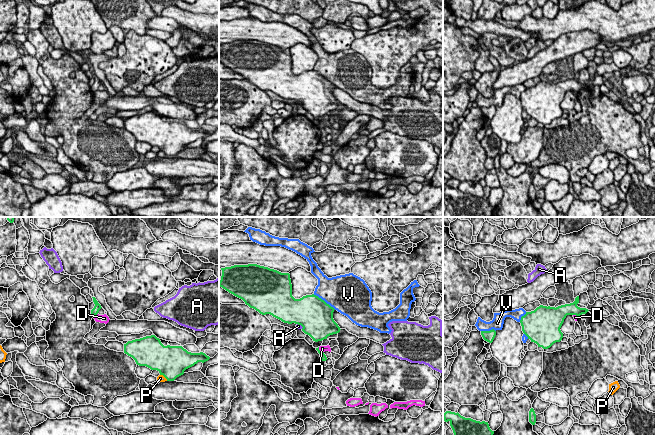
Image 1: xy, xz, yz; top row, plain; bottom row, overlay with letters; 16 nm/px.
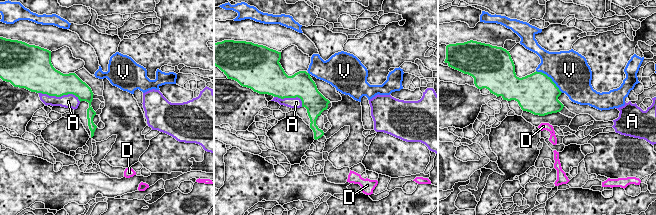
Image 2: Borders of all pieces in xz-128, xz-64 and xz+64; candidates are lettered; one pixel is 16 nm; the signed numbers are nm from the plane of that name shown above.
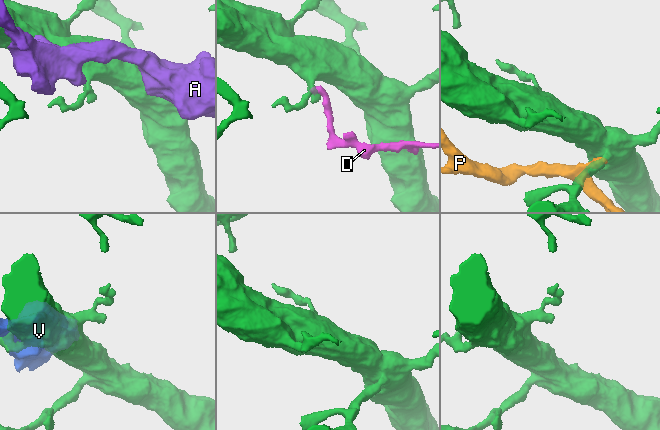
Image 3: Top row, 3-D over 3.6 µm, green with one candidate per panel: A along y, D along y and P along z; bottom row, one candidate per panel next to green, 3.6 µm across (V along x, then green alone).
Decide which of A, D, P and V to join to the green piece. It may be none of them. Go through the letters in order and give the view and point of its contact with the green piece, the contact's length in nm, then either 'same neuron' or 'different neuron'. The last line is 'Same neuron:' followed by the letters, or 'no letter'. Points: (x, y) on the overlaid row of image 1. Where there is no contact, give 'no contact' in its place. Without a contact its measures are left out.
A: xz (300, 324) | 130 nm | different neuron
D: xz (319, 350) | 130 nm | different neuron
P: xy (164, 376) | 160 nm | different neuron
V: xz (323, 300) | 440 nm | different neuron
Same neuron: no letter

